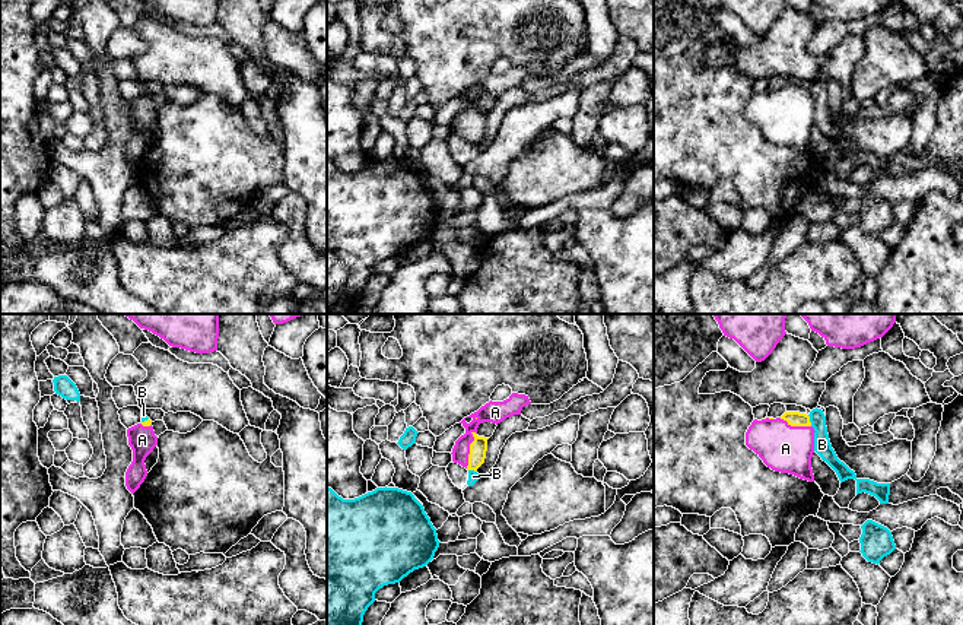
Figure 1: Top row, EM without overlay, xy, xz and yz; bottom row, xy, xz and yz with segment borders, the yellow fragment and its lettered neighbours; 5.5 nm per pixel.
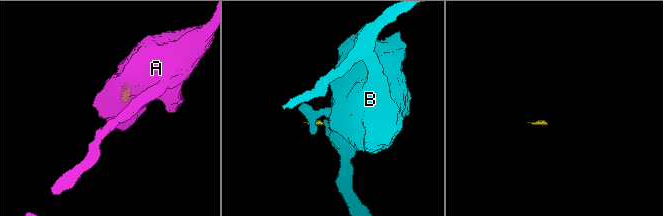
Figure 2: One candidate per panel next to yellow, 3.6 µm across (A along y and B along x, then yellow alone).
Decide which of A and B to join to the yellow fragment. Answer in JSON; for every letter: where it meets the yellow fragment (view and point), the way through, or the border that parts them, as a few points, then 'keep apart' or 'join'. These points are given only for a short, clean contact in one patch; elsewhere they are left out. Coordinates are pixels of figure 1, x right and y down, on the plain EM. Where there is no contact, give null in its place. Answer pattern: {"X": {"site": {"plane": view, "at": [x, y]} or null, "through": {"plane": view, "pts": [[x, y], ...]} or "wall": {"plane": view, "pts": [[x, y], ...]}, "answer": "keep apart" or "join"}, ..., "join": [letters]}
{"A": {"site": {"plane": "xz", "at": [470, 123]}, "answer": "join"}, "B": {"site": {"plane": "yz", "at": [809, 94]}, "wall": {"plane": "yz", "pts": [[807, 88], [811, 98]]}, "answer": "keep apart"}, "join": ["A"]}

